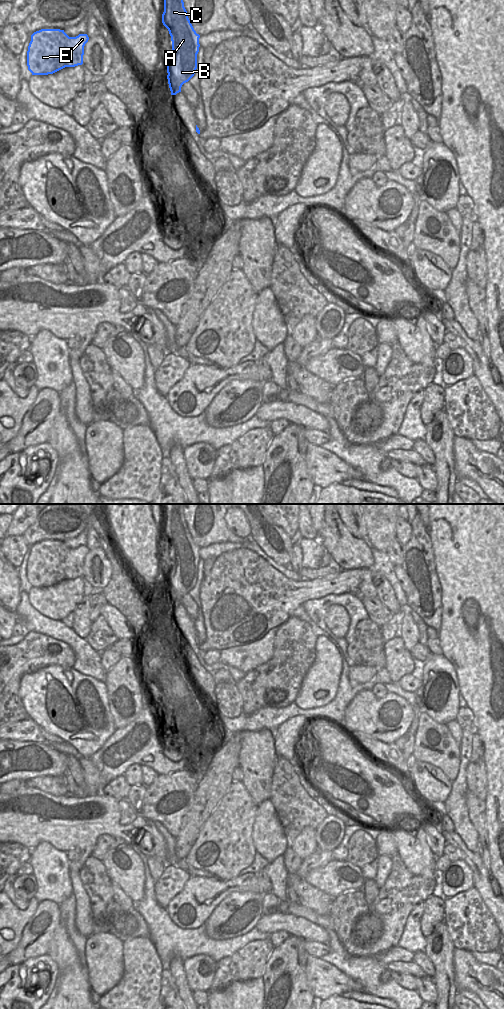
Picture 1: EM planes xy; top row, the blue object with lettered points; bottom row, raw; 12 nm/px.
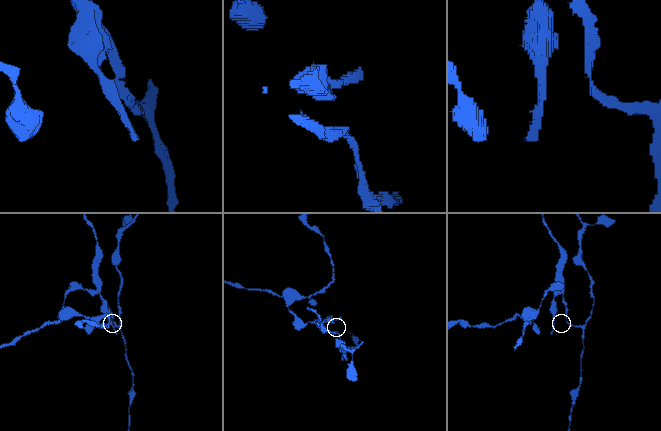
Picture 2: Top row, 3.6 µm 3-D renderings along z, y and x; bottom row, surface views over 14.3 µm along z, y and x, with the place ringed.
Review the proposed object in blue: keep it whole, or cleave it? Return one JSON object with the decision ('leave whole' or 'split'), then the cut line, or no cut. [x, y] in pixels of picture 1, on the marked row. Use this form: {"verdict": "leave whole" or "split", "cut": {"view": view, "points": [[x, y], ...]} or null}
{"verdict": "split", "cut": {"view": "xy", "points": [[168, 73], [175, 78], [175, 91]]}}

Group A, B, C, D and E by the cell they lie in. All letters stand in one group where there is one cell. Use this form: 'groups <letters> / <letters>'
groups A B C / D E

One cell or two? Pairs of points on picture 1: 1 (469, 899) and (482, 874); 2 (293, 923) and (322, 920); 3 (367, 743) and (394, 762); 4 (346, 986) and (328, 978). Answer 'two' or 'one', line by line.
1: two
2: two
3: one
4: one

